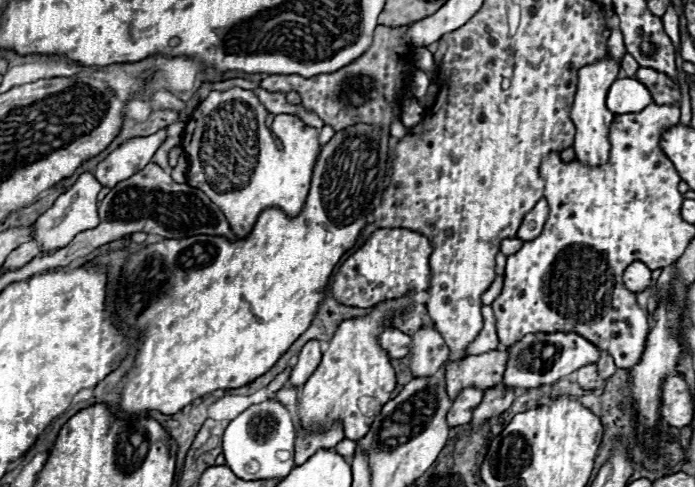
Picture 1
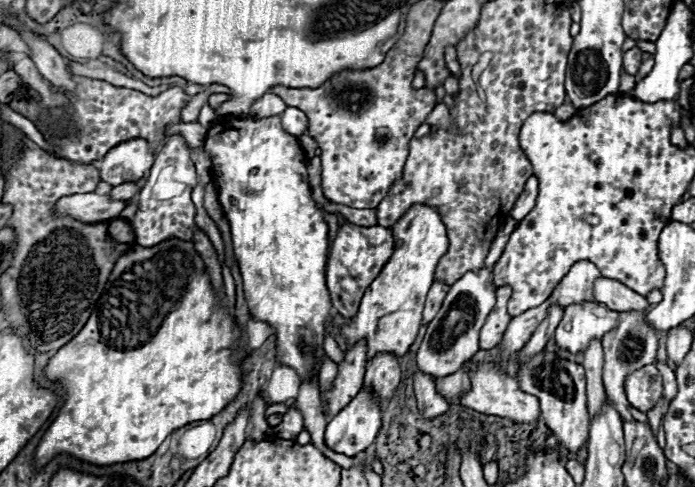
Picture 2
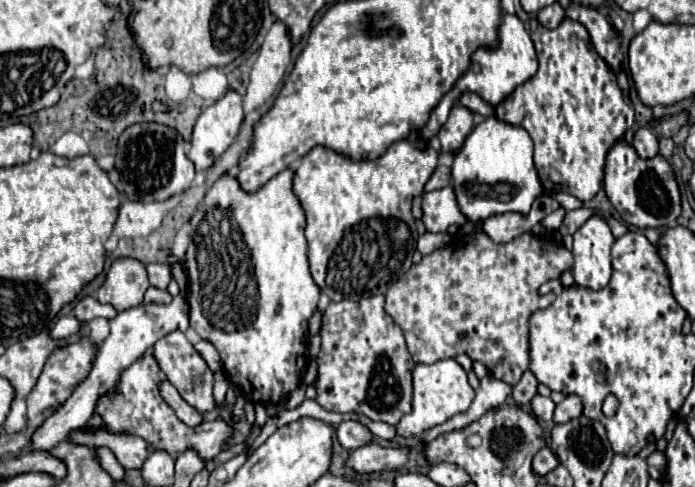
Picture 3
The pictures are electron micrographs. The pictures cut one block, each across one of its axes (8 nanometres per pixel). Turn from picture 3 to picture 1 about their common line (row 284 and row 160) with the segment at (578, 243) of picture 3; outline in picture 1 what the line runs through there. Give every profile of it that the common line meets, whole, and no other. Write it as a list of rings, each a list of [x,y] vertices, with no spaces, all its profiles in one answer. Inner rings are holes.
[[[610,54],[578,70],[578,90],[574,96],[574,104],[570,108],[570,118],[576,126],[576,138],[574,138],[576,160],[584,164],[600,166],[608,160],[608,150],[610,150],[608,126],[612,124],[614,114],[606,108],[606,94],[612,82],[618,78],[618,72],[620,72],[620,62],[614,60]]]

